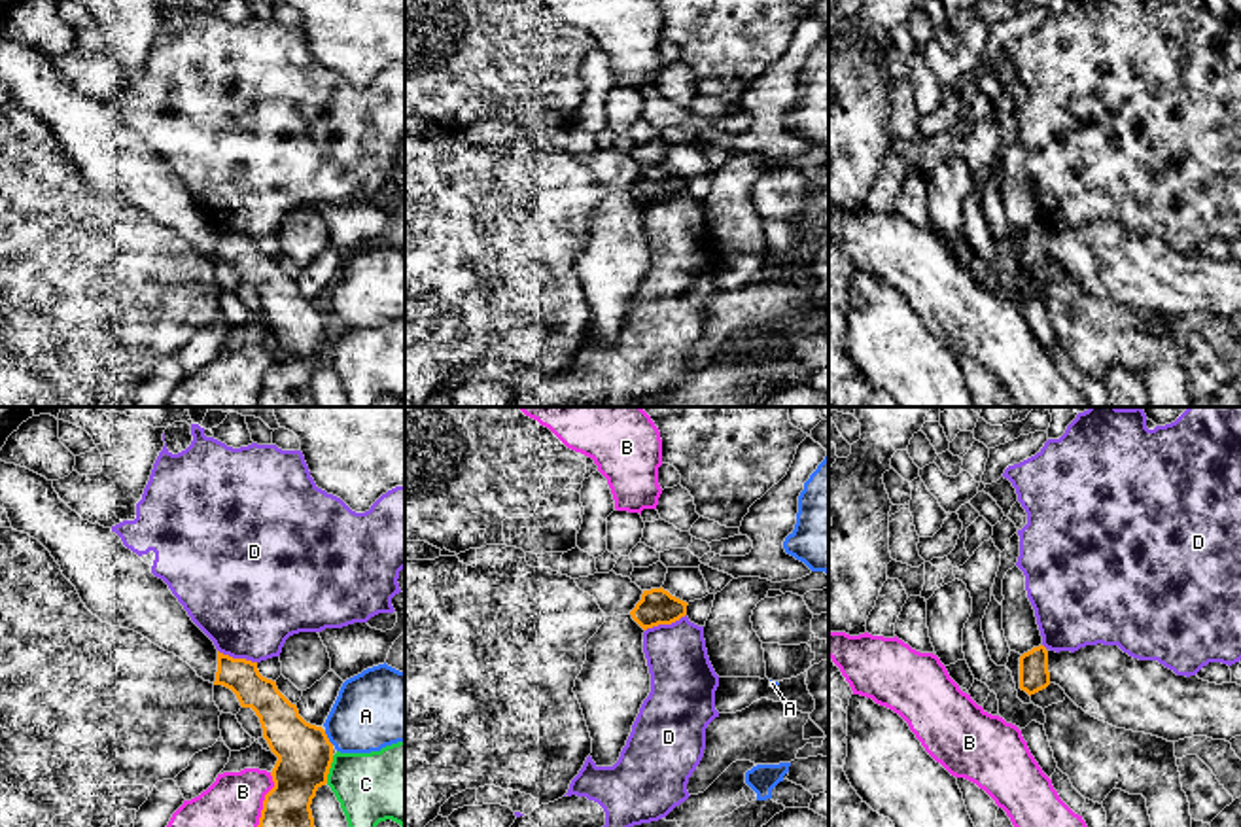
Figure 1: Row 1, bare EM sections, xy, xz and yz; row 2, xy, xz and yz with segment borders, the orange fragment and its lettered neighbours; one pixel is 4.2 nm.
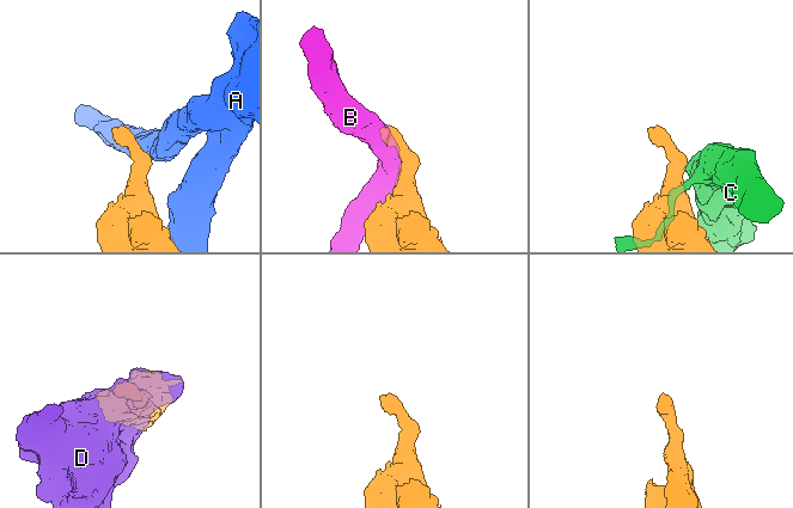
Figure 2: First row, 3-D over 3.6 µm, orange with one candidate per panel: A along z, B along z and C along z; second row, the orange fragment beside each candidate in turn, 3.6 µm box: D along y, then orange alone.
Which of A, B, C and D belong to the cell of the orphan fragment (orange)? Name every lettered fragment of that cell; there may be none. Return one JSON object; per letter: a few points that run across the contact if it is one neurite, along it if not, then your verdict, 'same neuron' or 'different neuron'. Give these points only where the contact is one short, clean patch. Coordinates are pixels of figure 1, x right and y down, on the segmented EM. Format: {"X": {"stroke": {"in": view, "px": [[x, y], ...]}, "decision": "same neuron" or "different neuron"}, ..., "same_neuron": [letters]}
{"A": {"decision": "different neuron"}, "B": {"decision": "different neuron"}, "C": {"stroke": {"in": "xy", "px": [[333, 756], [326, 782]]}, "decision": "different neuron"}, "D": {"stroke": {"in": "xz", "px": [[685, 614], [646, 631]]}, "decision": "different neuron"}, "same_neuron": []}

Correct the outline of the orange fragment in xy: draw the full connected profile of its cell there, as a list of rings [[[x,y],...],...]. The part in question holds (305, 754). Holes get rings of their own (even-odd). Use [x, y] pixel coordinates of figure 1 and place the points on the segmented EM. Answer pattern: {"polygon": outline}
{"polygon": [[[0,460],[0,507],[8,513],[11,522],[9,528],[28,534],[51,553],[55,562],[61,566],[62,575],[76,587],[81,602],[93,615],[112,626],[134,630],[161,649],[174,653],[187,662],[199,677],[231,689],[242,708],[252,708],[255,712],[263,729],[263,738],[267,740],[271,751],[278,757],[271,772],[274,787],[265,795],[257,827],[314,827],[310,804],[316,791],[327,783],[327,774],[333,763],[333,744],[329,742],[325,730],[306,723],[299,715],[297,706],[278,691],[276,681],[259,674],[257,662],[219,653],[214,642],[191,621],[168,585],[151,573],[151,566],[127,549],[112,528],[83,520],[76,511],[72,511],[55,492],[53,481],[47,481],[26,467]]]}

